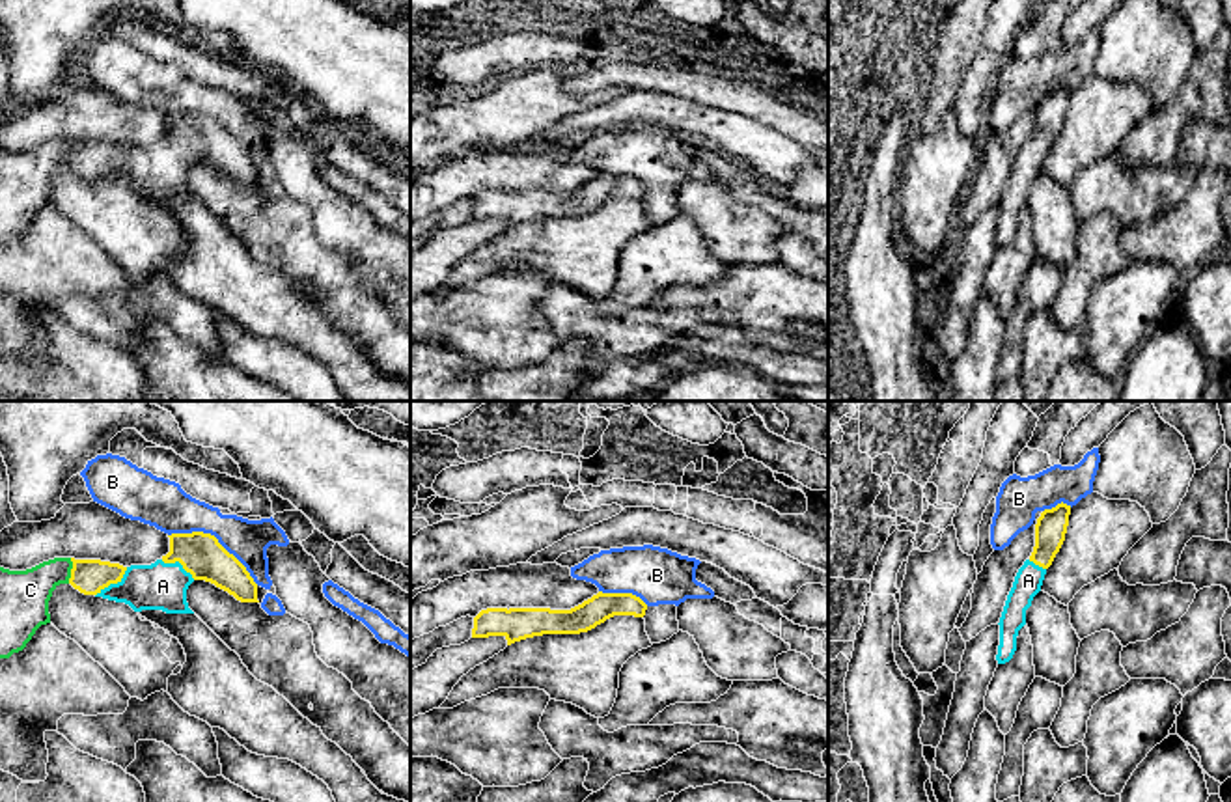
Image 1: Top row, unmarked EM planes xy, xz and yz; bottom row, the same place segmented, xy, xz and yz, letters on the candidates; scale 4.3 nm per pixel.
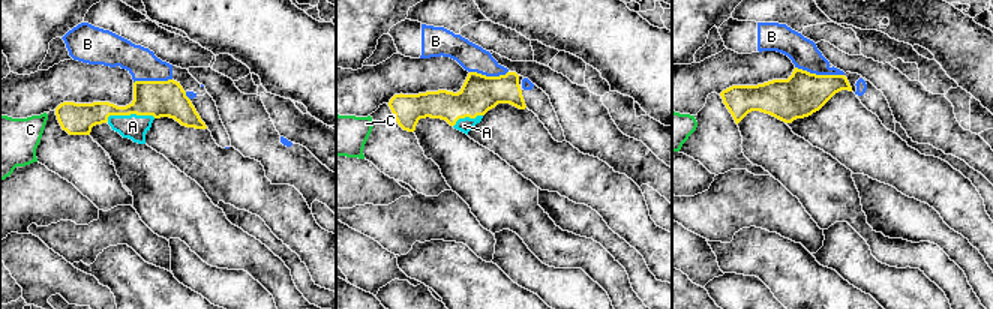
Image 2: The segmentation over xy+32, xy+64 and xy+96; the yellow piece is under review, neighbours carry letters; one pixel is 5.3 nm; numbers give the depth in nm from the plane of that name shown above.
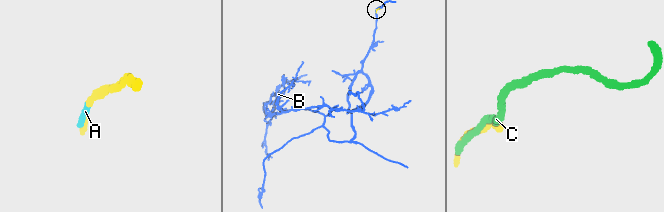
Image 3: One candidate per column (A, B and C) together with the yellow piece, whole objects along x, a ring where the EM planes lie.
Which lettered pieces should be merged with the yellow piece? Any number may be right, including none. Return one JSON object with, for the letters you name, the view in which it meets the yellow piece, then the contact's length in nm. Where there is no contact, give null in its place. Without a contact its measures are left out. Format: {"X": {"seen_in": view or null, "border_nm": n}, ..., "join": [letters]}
{"A": {"seen_in": "xy", "border_nm": 190}, "join": ["A"]}

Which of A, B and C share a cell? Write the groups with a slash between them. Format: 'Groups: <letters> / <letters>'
Groups: A / B / C

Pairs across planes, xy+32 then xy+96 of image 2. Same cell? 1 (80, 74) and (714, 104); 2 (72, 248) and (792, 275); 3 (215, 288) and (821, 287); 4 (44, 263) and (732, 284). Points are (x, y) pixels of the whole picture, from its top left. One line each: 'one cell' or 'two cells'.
1: two cells
2: two cells
3: two cells
4: two cells

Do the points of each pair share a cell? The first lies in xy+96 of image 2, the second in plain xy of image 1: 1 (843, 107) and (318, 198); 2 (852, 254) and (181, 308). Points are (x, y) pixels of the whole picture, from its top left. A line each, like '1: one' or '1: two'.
1: two
2: two

